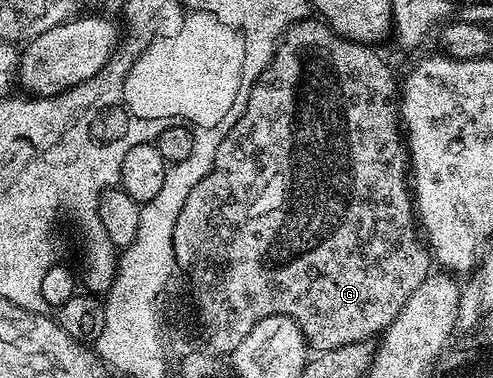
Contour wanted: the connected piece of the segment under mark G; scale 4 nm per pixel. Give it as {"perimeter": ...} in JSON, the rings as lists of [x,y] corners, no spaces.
{"perimeter":[[[305,19],[291,25],[277,44],[272,62],[260,72],[259,77],[252,82],[252,89],[246,93],[244,114],[221,139],[212,168],[204,173],[208,181],[196,189],[190,201],[190,205],[198,203],[198,211],[218,211],[218,231],[224,235],[222,251],[244,251],[244,317],[232,317],[232,346],[235,349],[259,321],[274,315],[294,319],[312,351],[325,353],[350,343],[375,338],[383,334],[398,311],[402,311],[406,299],[410,299],[410,295],[414,295],[414,291],[418,291],[418,287],[430,275],[429,250],[422,244],[421,234],[420,237],[416,234],[418,214],[410,192],[408,150],[402,140],[402,97],[398,92],[398,77],[375,53],[375,48],[341,37],[323,20],[312,20]]]}

